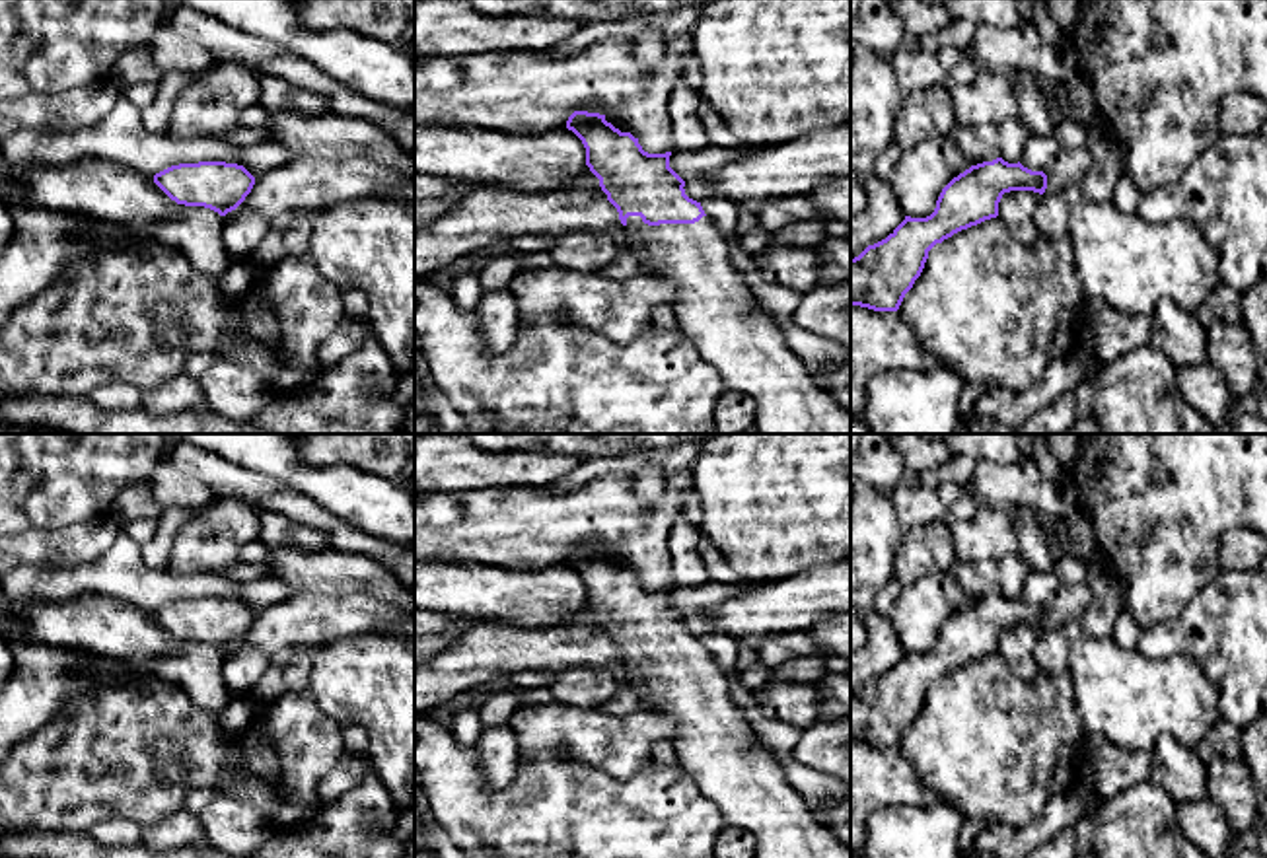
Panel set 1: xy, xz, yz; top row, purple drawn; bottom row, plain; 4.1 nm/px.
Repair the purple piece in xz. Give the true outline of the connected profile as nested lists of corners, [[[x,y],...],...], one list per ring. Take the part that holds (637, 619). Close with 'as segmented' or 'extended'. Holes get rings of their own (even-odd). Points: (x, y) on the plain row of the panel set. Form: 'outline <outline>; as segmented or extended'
outline [[[574,547],[566,556],[566,564],[582,576],[586,601],[599,615],[599,623],[617,644],[623,661],[627,661],[629,652],[640,652],[648,661],[695,660],[706,652],[701,638],[685,630],[685,617],[670,603],[671,588],[644,588],[638,574],[621,568],[599,549]]]; as segmented

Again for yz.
outline [[[1002,593],[971,601],[940,628],[926,654],[905,656],[882,677],[851,695],[851,741],[897,747],[921,712],[928,687],[954,669],[998,652],[998,638],[1010,626],[1043,630],[1047,611]]]; as segmented

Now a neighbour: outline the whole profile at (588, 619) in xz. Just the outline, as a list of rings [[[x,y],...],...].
[[[588,601],[582,607],[582,611],[572,615],[564,625],[566,626],[576,626],[576,628],[597,630],[597,632],[607,634],[607,630],[599,623],[599,615],[590,607]]]

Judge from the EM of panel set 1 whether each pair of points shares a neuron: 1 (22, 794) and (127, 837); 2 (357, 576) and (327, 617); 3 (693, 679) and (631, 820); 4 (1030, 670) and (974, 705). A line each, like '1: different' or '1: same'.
1: different
2: different
3: different
4: different

